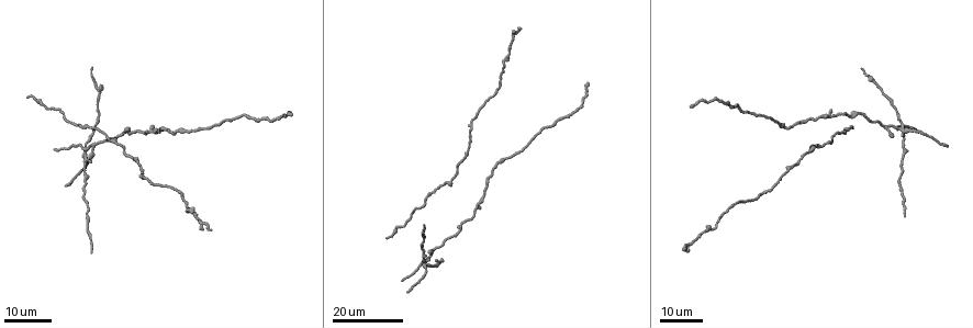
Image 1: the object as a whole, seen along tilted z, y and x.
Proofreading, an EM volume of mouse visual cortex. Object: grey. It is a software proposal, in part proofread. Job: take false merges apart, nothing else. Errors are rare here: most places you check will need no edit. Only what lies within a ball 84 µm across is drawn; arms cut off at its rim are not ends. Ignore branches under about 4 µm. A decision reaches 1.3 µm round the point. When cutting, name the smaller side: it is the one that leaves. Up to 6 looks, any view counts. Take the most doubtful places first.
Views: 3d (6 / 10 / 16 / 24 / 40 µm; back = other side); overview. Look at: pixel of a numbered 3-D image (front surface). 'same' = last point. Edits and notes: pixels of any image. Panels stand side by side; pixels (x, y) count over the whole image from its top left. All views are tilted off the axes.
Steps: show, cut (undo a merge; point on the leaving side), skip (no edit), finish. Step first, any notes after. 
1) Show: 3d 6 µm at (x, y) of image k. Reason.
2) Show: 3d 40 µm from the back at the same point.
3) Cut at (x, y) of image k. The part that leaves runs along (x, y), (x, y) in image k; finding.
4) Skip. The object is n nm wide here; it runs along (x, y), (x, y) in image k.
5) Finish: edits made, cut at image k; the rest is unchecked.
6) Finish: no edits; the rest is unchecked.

Show: 3d 24 µm at (903, 128) of image 1. Thin arm on a thick one.

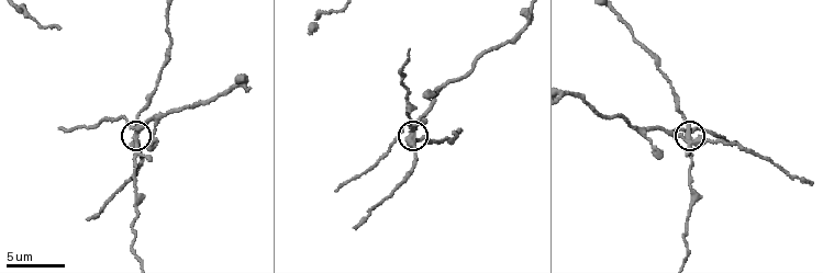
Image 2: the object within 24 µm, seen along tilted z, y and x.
Show: 3d 10 µm at (687, 134) of image 2.

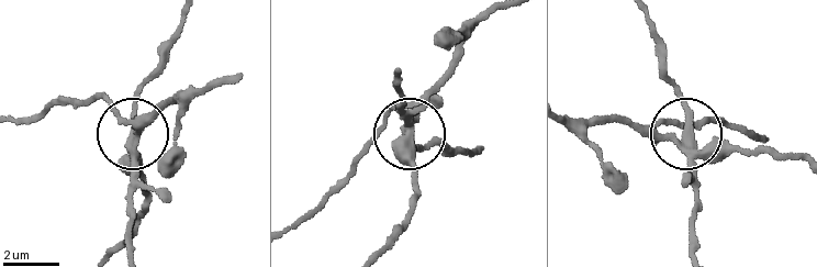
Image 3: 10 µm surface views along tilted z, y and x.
Show: 3d 6 µm at (690, 134) of image 3.

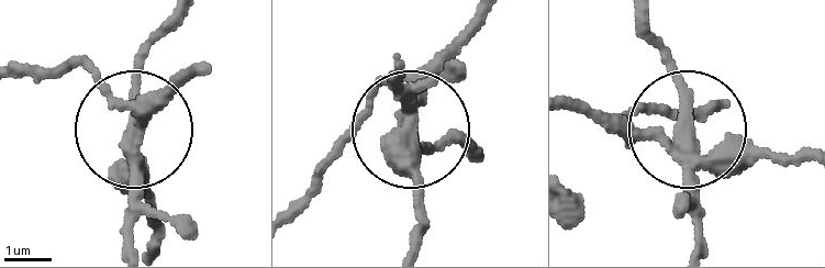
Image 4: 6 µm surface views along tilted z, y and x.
Cut at (136, 218) of image 4. The object is 260 nm wide here; two cells meet here.

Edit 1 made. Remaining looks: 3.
Show: 3d 16 µm at (150, 131) of image 1. Arms part here.

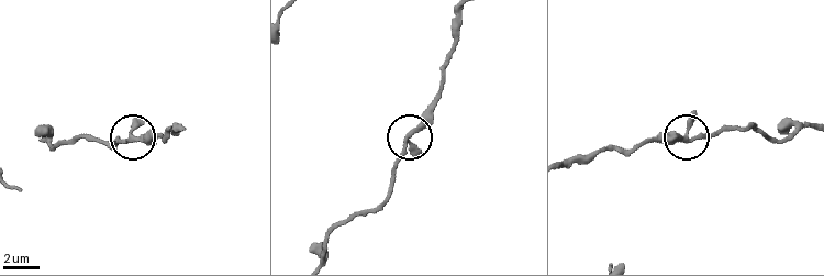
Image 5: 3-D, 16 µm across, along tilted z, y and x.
Show: 3d 6 µm at (687, 136) of image 5. Closer look.

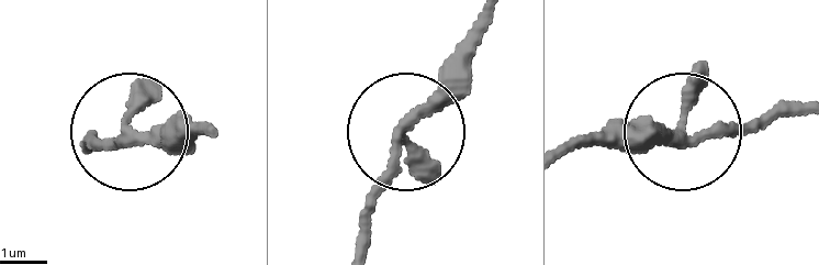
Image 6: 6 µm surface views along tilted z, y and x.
Show: 3d 6 µm from the back at (684, 131) of image 6. Other side.

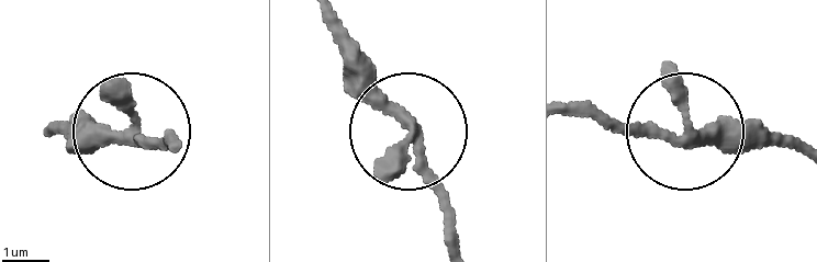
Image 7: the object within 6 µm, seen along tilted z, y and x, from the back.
Skip. The side arm is 39 µm long; all the same cell.

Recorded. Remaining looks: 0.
Finish: edits made, cut at image 4; the rest is unchecked.

